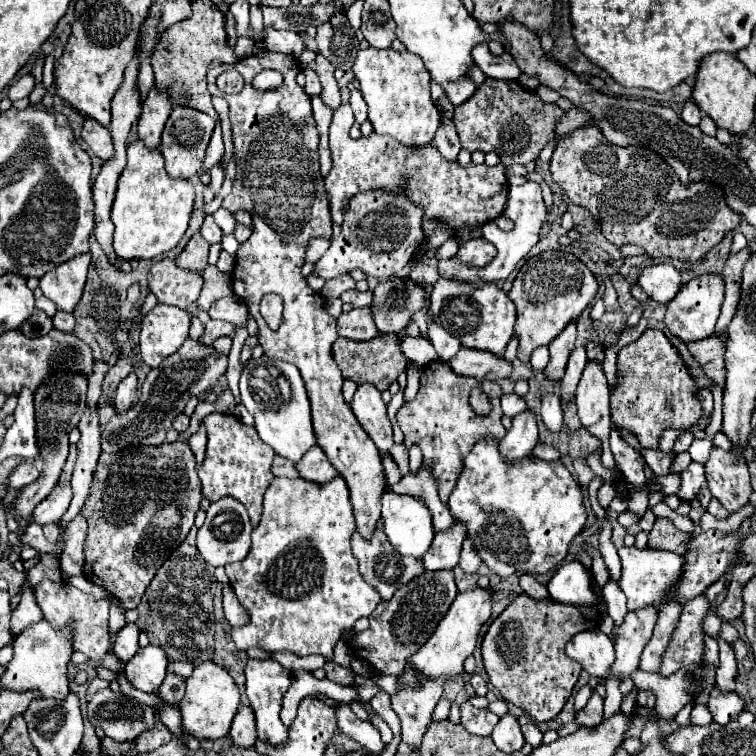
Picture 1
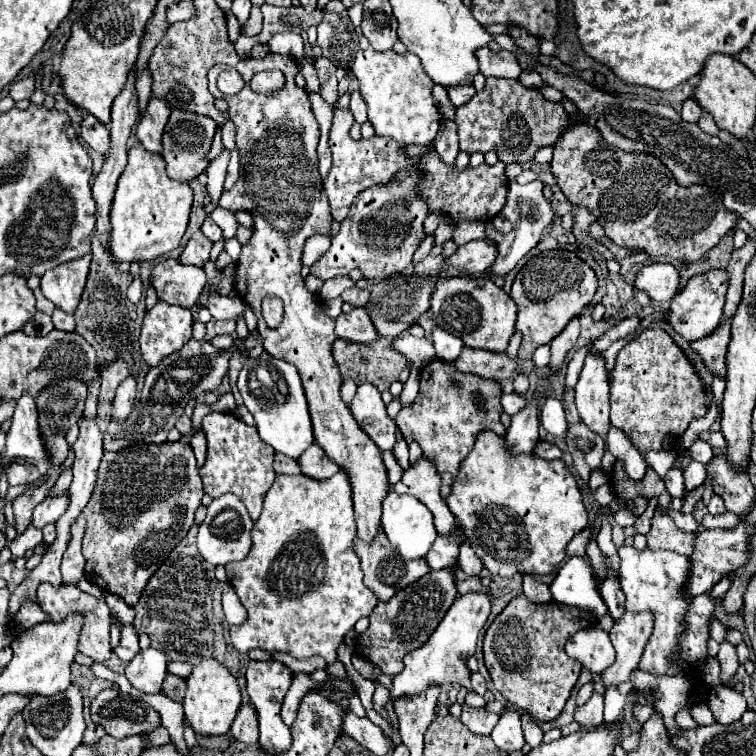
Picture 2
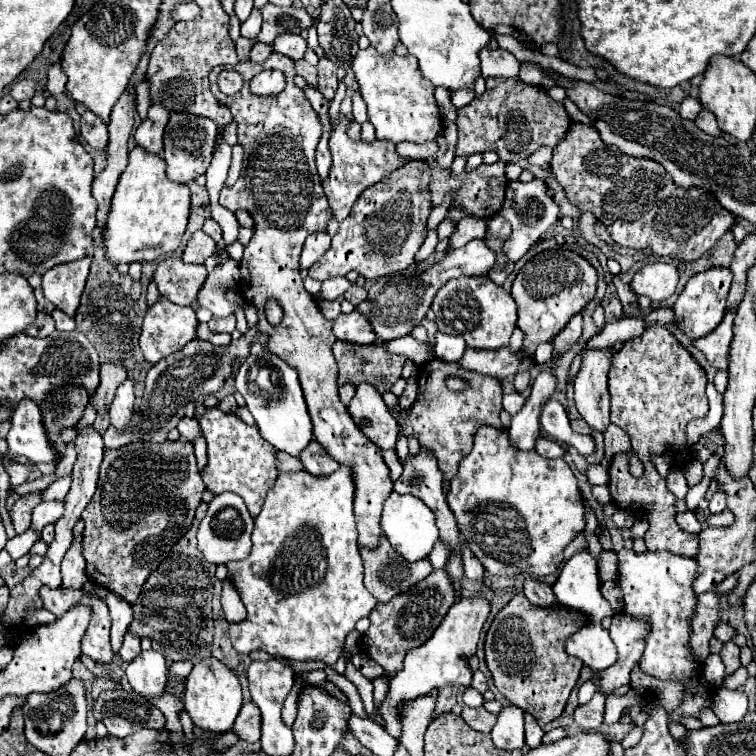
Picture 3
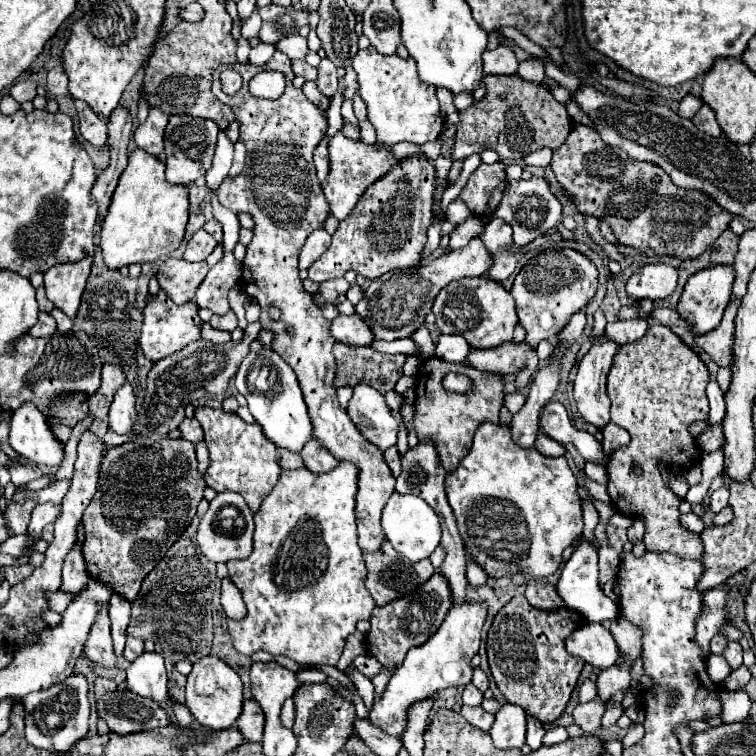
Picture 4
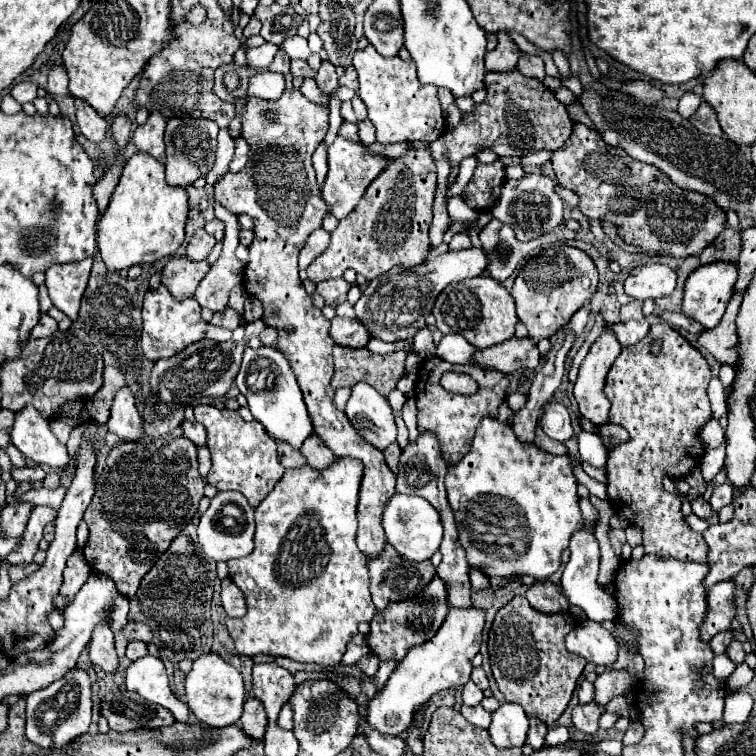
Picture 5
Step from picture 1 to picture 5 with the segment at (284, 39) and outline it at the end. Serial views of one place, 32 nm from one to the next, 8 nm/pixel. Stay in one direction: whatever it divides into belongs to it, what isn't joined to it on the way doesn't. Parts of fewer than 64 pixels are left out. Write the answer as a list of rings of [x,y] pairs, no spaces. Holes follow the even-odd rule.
[[[299,35],[286,38],[279,48],[284,50],[291,59],[307,60],[309,57],[308,41]]]

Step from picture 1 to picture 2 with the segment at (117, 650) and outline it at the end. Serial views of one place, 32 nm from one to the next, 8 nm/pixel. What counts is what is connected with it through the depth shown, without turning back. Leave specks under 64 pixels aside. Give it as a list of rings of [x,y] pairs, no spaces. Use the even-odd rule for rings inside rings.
[[[126,626],[122,630],[122,640],[120,640],[120,646],[114,650],[116,656],[124,662],[132,660],[136,656],[136,652],[140,652],[140,646],[138,646],[138,636],[134,634],[134,628],[132,626]]]

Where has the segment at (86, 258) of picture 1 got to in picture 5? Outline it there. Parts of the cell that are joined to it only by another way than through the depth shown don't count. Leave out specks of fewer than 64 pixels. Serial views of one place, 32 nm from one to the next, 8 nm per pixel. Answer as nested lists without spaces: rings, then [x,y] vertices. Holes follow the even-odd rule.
[[[92,258],[76,264],[56,264],[46,270],[46,286],[52,304],[70,320],[78,318],[82,294],[88,284]]]

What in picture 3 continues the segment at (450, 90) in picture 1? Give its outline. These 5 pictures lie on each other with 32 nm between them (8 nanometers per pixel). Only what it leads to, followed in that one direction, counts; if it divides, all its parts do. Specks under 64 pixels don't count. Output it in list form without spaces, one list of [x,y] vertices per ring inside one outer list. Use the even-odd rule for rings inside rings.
[[[458,90],[458,92],[452,92],[452,102],[456,108],[464,108],[472,102],[474,98],[474,90]]]

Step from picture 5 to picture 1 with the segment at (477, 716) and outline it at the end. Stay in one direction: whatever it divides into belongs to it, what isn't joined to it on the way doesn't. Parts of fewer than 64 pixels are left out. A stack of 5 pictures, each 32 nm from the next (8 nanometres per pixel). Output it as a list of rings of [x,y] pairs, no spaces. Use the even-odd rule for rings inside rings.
[[[464,702],[460,706],[460,724],[472,732],[472,734],[478,734],[478,736],[490,736],[492,734],[492,728],[498,724],[498,716],[492,714],[490,710],[486,708],[474,708],[470,706],[468,702]]]

